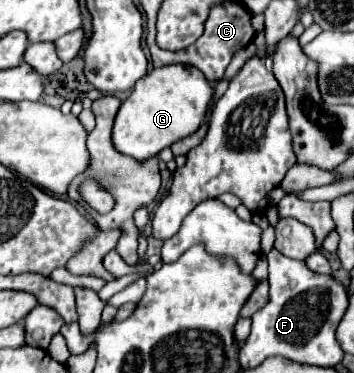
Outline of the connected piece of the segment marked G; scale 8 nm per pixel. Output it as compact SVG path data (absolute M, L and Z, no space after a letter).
M182 64L154 68L136 82L132 94L122 102L112 128L112 144L120 154L144 162L158 156L160 150L172 146L176 140L196 132L206 116L206 106L212 98L212 86L204 74Z

